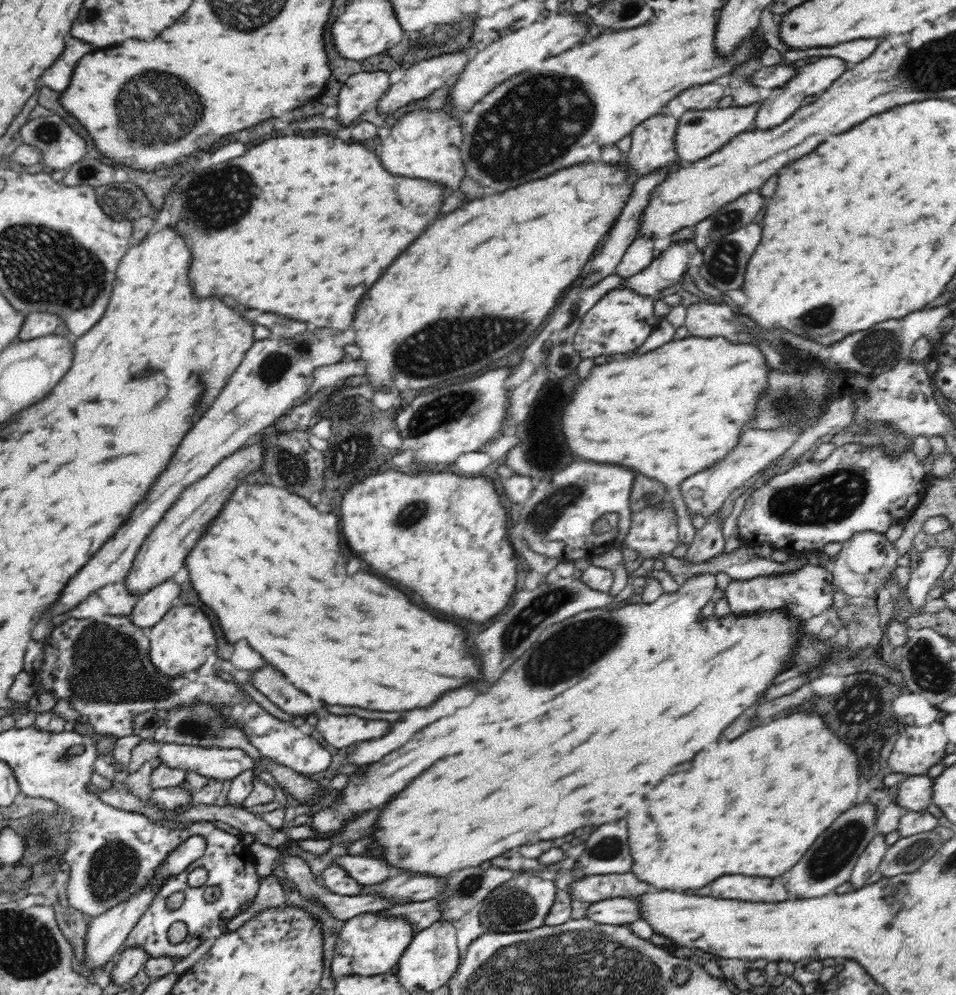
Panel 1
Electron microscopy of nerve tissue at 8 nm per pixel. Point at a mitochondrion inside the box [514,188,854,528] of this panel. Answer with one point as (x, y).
(545, 450)

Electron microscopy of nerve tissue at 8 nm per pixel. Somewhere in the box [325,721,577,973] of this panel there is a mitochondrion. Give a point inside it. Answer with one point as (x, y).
(512, 909)

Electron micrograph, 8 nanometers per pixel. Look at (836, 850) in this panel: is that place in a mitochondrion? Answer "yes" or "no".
yes

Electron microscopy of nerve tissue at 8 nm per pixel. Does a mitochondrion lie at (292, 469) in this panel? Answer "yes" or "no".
yes

